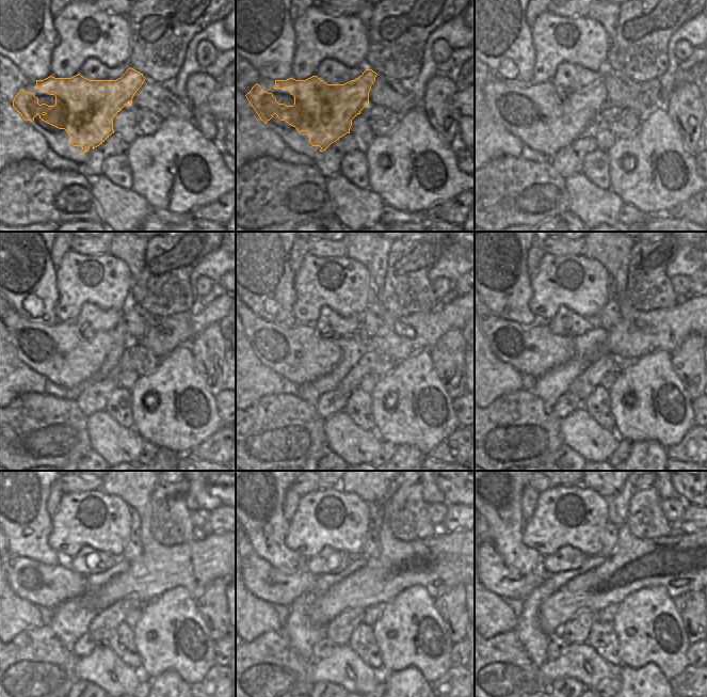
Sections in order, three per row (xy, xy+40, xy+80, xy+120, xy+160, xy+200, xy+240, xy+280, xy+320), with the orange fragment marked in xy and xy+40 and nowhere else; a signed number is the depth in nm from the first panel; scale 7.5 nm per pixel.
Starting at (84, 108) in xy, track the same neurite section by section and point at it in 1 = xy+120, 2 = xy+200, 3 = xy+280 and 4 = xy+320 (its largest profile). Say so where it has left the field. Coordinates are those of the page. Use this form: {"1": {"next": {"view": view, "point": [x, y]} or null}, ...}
{"1": {"next": {"view": "xy+120", "point": [81, 357]}}, "2": {"next": {"view": "xy+200", "point": [552, 351]}}, "3": {"next": {"view": "xy+280", "point": [257, 580]}}, "4": {"next": {"view": "xy+320", "point": [496, 580]}}}

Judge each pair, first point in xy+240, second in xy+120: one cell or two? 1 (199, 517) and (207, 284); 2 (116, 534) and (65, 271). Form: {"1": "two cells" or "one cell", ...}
{"1": "one cell", "2": "one cell"}

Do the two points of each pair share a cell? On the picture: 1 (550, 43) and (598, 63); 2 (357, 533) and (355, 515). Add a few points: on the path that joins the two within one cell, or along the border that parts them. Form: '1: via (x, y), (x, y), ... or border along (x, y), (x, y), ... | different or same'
1: via (562, 47), (567, 49), (584, 49), (587, 51) | same
2: via (355, 528), (355, 519) | same

